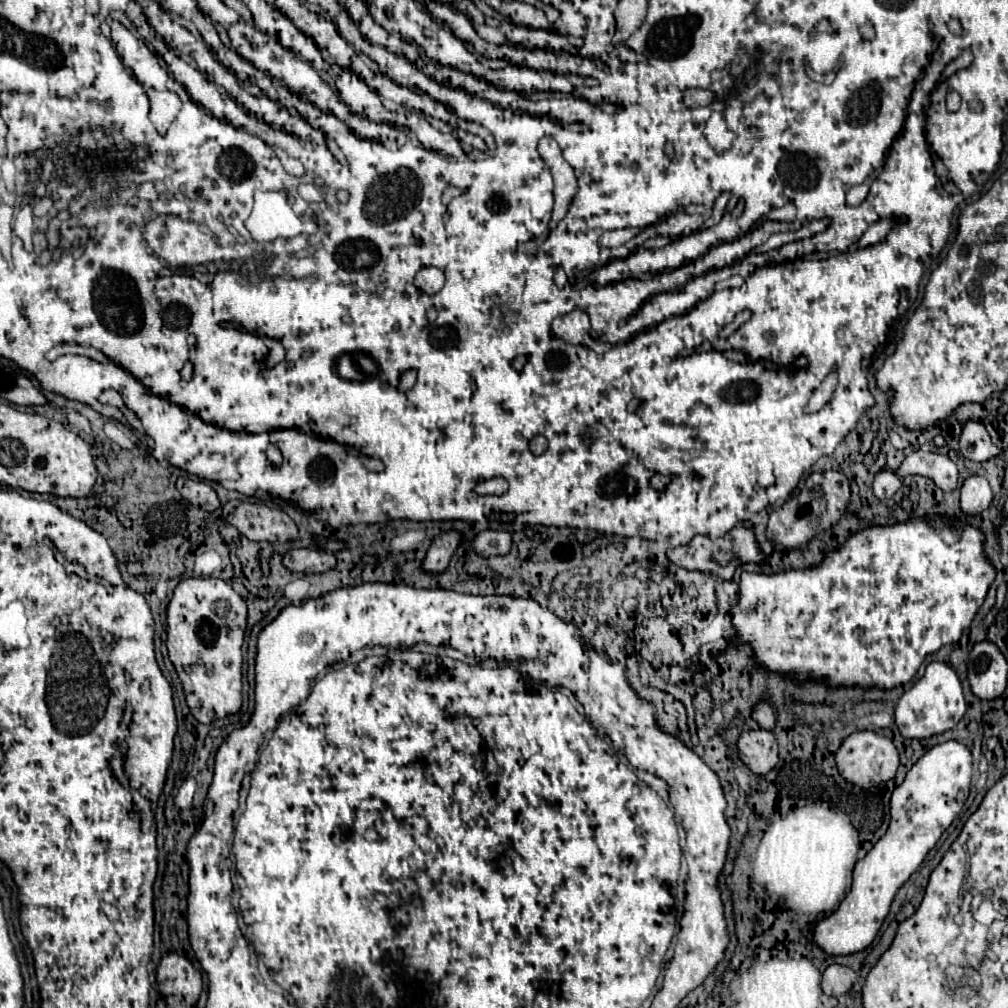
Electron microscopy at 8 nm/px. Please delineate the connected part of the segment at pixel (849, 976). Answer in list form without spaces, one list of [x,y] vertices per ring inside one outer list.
[[[831,964],[823,972],[821,988],[829,996],[841,996],[841,994],[845,994],[845,992],[851,990],[851,986],[855,984],[855,980],[857,980],[857,976],[855,976],[855,972],[851,968],[841,966],[841,964]]]

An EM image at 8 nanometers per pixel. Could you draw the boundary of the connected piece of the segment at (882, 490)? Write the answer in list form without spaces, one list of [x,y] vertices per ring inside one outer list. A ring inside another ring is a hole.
[[[879,472],[873,480],[873,492],[875,496],[893,496],[901,488],[901,478],[895,476],[895,472]]]

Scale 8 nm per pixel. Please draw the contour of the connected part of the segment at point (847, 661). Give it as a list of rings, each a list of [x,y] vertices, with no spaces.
[[[958,519],[956,523],[959,523],[961,528],[960,536],[955,542],[945,542],[945,538],[939,536],[937,530],[925,526],[921,520],[913,520],[913,522],[885,526],[885,528],[873,526],[859,534],[853,534],[851,538],[847,538],[843,548],[835,550],[833,554],[827,554],[819,566],[809,570],[789,570],[771,576],[757,574],[757,572],[743,572],[739,582],[739,610],[733,614],[733,626],[737,630],[735,642],[749,642],[755,650],[757,660],[765,668],[773,672],[795,672],[799,680],[817,678],[817,680],[827,680],[829,686],[879,686],[879,688],[893,688],[897,684],[909,682],[917,674],[927,654],[937,652],[945,644],[959,642],[961,632],[971,624],[973,616],[977,614],[977,610],[981,608],[987,596],[991,582],[995,580],[995,570],[985,560],[983,554],[983,534],[971,525],[963,526]]]

